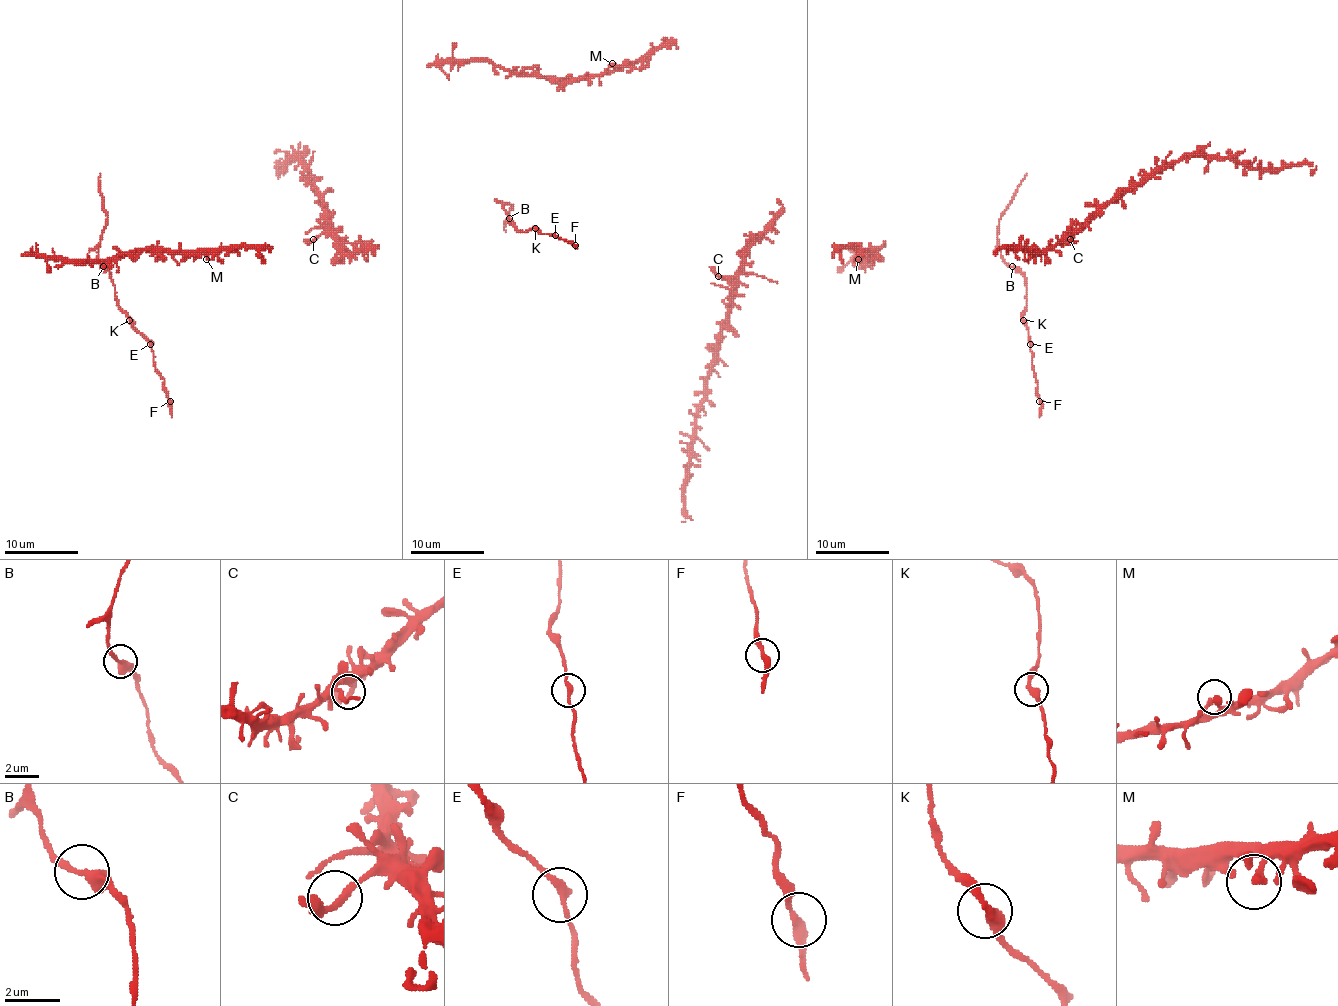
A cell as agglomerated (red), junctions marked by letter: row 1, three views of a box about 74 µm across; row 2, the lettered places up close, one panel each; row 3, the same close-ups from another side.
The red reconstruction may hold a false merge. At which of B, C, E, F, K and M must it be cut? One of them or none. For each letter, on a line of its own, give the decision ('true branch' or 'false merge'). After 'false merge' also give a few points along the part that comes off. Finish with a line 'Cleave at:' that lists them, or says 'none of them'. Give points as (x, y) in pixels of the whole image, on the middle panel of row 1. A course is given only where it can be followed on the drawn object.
B: true branch
C: true branch
E: true branch
F: true branch
K: true branch
M: true branch
Cleave at: none of them

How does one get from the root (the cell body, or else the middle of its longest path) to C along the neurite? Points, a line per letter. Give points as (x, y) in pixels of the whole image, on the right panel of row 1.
C: (1026, 252), (1046, 250), (1074, 234), (1070, 239)

